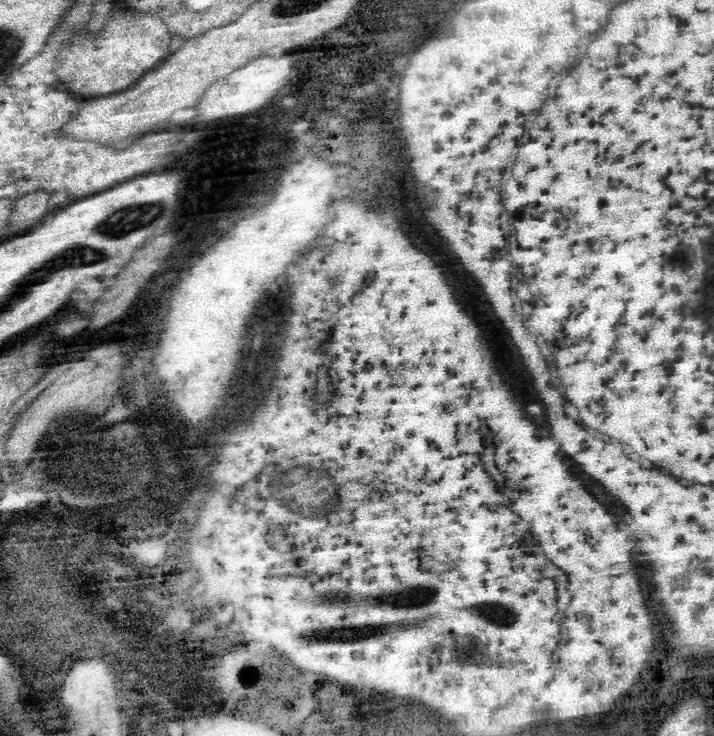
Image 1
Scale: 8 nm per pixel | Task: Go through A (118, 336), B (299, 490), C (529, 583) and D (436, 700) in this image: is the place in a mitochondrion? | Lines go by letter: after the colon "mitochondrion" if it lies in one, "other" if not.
A: other
B: mitochondrion
C: other
D: mitochondrion

